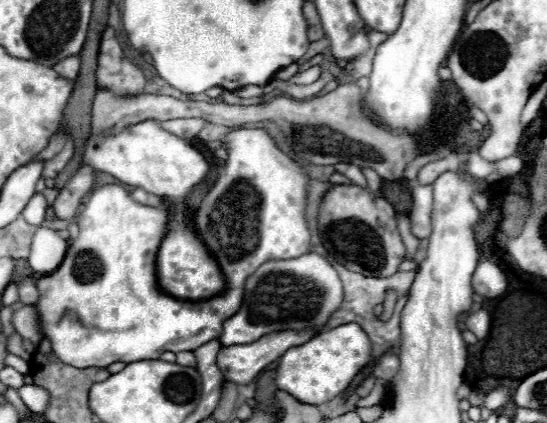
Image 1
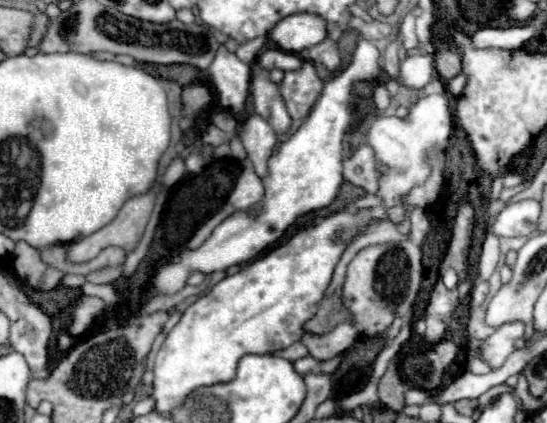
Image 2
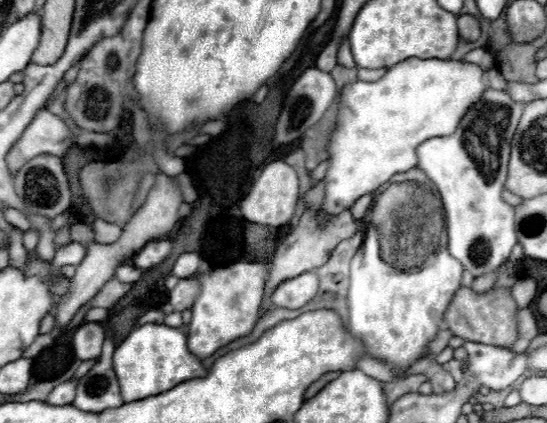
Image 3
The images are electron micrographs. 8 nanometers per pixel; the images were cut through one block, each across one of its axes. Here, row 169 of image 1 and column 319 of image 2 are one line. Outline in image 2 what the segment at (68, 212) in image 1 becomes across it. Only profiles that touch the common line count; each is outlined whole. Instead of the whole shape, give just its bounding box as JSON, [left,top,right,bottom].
[280,62,322,120]

